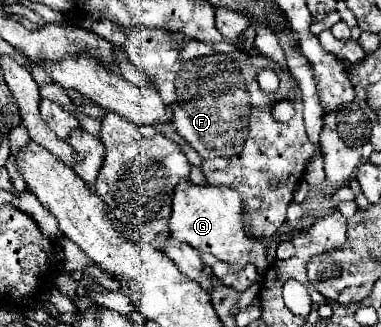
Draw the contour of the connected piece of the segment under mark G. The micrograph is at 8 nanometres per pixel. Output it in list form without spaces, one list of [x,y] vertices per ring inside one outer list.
[[[180,184],[172,196],[172,216],[170,234],[178,242],[184,242],[200,252],[208,252],[218,260],[232,264],[234,270],[244,270],[246,264],[254,264],[260,274],[268,270],[268,242],[250,238],[242,226],[242,206],[240,196],[226,186],[196,186]]]

